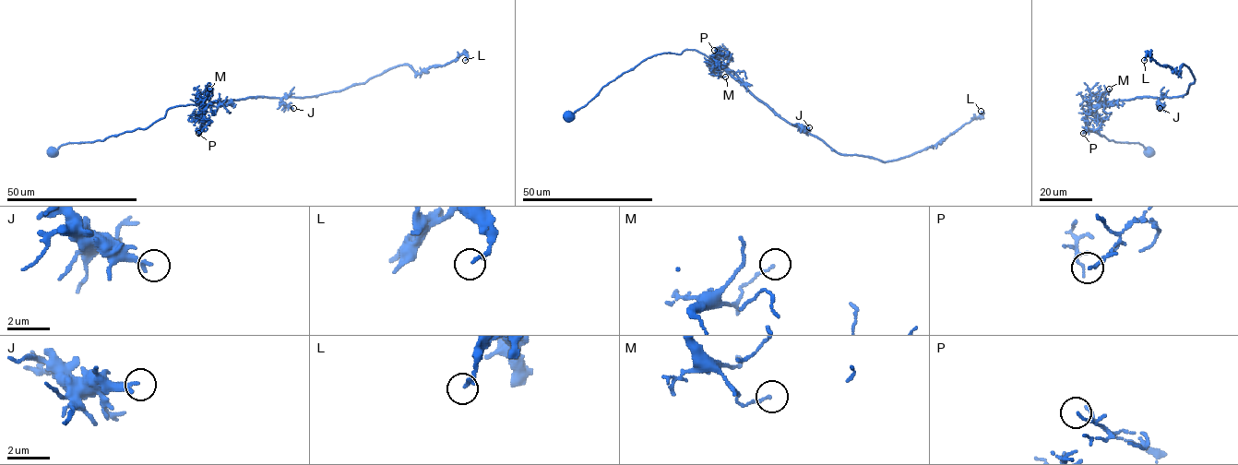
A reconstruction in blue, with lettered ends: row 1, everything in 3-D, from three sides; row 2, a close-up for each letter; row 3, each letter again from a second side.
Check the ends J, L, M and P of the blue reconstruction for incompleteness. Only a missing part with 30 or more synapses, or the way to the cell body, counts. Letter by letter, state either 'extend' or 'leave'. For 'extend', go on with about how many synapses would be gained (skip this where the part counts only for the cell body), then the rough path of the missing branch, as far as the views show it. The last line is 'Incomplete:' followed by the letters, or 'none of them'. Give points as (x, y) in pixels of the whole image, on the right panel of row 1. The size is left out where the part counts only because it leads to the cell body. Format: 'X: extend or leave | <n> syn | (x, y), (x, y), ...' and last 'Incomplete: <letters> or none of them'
J: leave
L: leave
M: leave
P: leave
Incomplete: none of them

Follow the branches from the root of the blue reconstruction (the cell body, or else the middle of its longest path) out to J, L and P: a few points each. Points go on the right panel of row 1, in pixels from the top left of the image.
J: (1148, 153), (1139, 143), (1109, 140), (1087, 128), (1087, 116), (1082, 106), (1157, 97), (1160, 108)
L: (1148, 153), (1087, 128), (1082, 108), (1182, 96), (1194, 81), (1185, 65), (1177, 73), (1148, 53), (1144, 60)
P: (1148, 153), (1139, 143), (1109, 140), (1087, 128), (1082, 106), (1098, 105), (1085, 117), (1083, 133)

